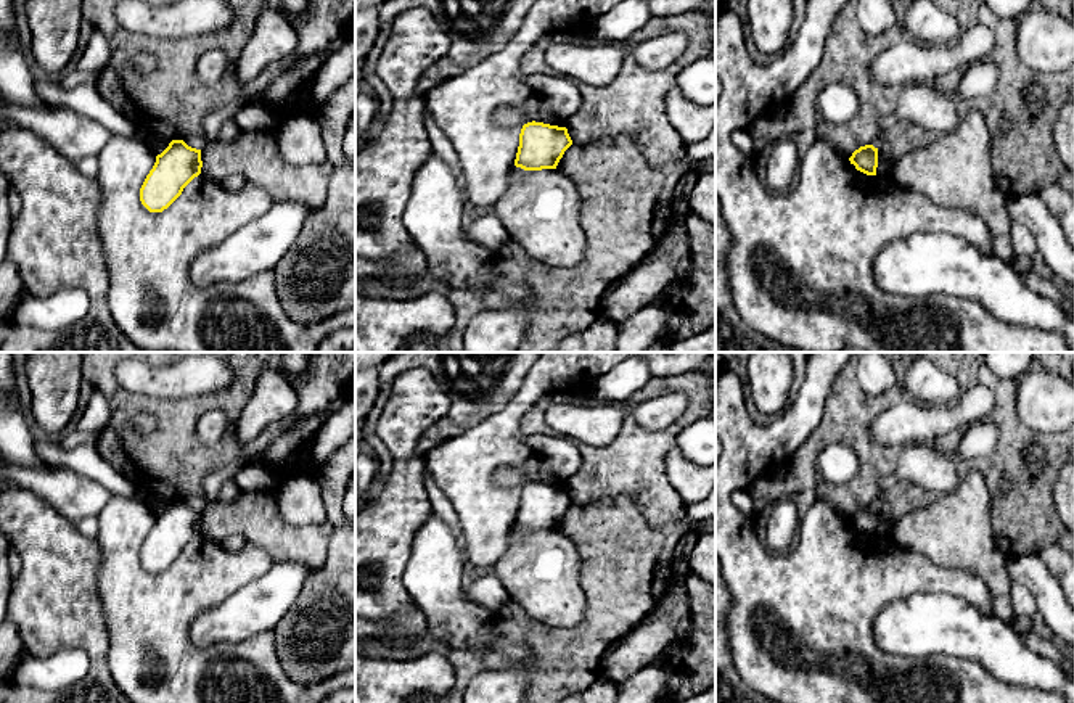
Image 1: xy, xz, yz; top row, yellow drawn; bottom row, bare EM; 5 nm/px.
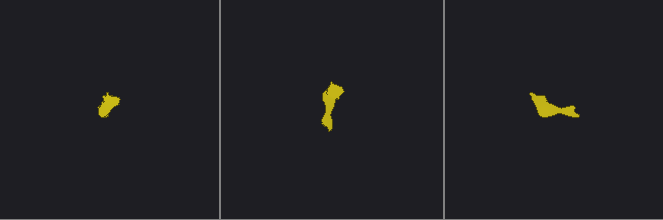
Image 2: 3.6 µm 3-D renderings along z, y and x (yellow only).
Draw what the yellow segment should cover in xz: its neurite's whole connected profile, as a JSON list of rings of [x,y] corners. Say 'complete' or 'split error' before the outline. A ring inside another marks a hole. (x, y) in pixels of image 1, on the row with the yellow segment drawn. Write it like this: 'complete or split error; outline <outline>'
complete; outline [[[527,122],[519,134],[514,166],[524,171],[556,169],[571,145],[572,140],[566,127]]]

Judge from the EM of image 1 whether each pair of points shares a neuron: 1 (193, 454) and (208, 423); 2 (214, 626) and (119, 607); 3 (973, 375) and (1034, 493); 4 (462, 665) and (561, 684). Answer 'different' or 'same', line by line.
1: different
2: different
3: same
4: same

